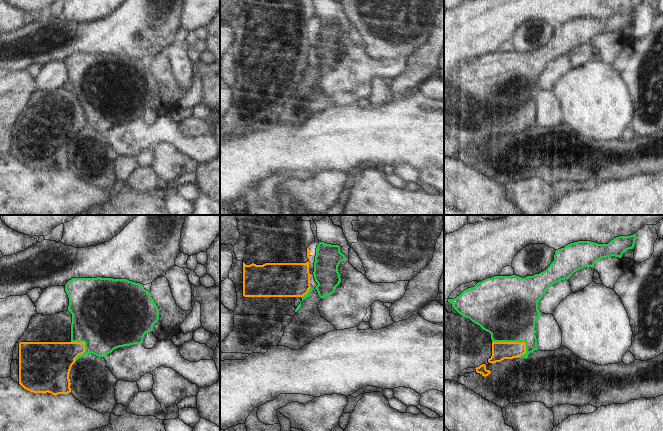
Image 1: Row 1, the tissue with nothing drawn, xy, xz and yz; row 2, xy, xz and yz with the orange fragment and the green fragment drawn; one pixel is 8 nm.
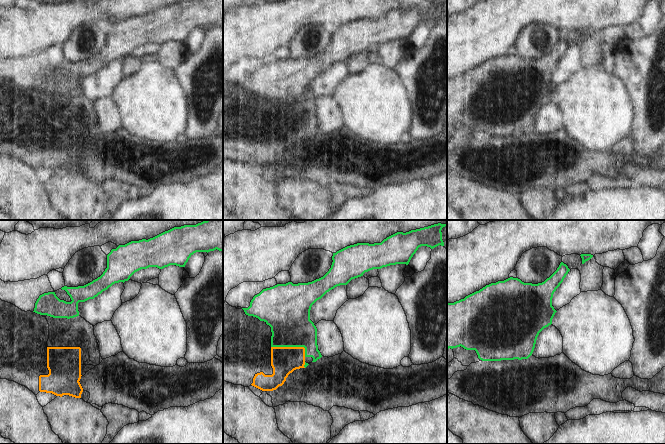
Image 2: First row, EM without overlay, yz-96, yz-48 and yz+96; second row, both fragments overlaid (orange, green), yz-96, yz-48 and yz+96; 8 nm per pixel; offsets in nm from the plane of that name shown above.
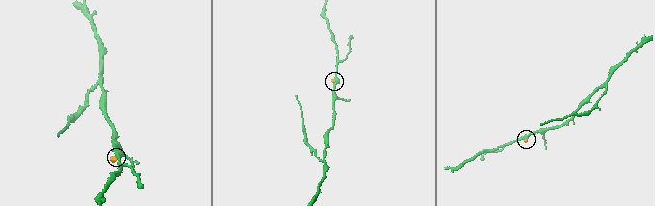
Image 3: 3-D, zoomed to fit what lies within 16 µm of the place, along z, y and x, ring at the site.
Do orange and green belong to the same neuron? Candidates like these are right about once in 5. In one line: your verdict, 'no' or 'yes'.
no

